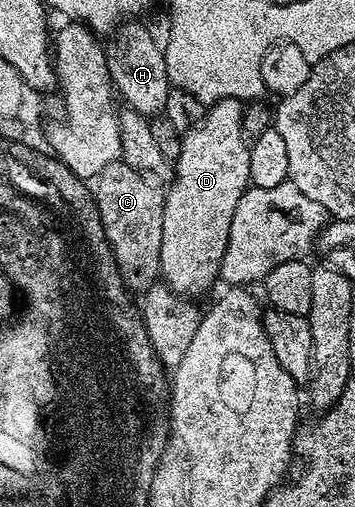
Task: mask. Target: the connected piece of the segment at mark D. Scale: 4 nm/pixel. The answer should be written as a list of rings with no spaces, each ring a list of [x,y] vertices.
[[[222,99],[210,104],[202,123],[183,135],[181,153],[173,161],[175,178],[166,188],[163,200],[159,274],[162,282],[180,297],[203,295],[219,279],[219,266],[225,257],[233,212],[237,210],[237,201],[241,201],[251,181],[249,139],[243,129],[243,109],[244,104],[238,99]]]

